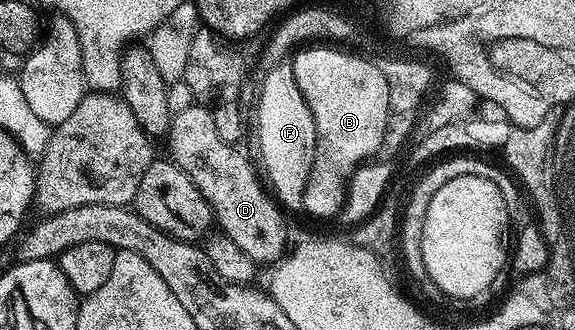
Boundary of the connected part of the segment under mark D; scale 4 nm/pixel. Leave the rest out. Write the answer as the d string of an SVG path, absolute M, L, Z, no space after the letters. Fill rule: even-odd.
M201 104L184 108L184 112L171 117L169 138L172 160L189 176L192 184L200 188L214 212L221 233L228 235L232 244L236 244L236 248L240 248L240 252L244 252L256 264L277 263L287 249L283 211L264 185L260 174L258 179L253 164L237 150L239 147L220 140L214 111Z

